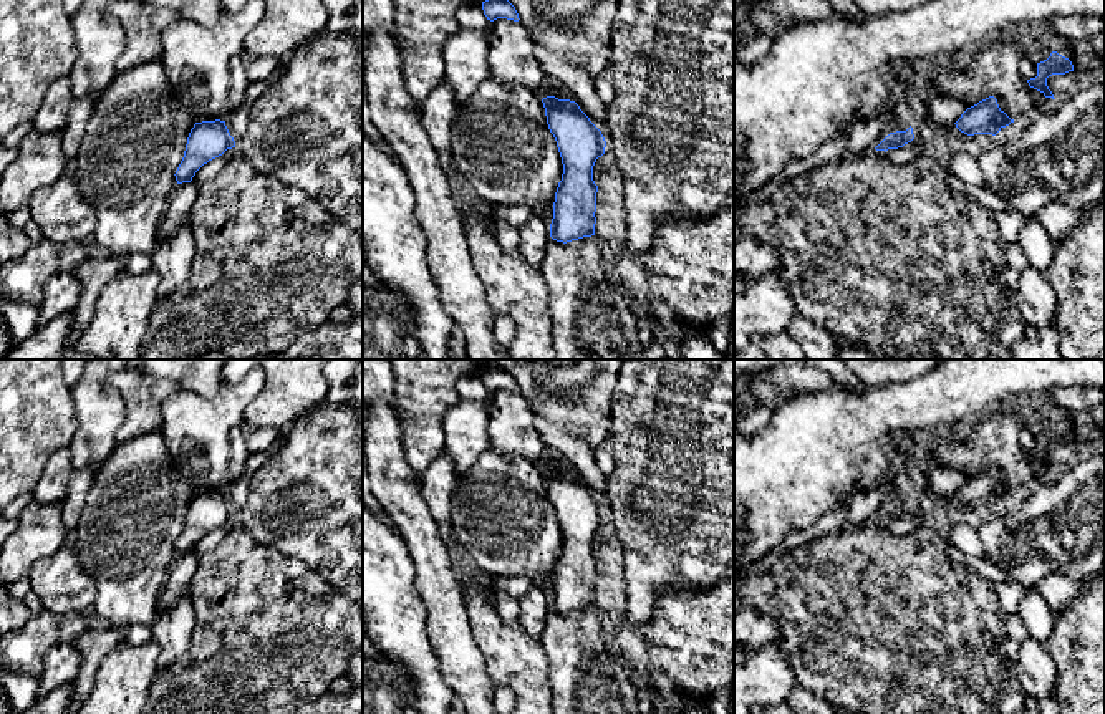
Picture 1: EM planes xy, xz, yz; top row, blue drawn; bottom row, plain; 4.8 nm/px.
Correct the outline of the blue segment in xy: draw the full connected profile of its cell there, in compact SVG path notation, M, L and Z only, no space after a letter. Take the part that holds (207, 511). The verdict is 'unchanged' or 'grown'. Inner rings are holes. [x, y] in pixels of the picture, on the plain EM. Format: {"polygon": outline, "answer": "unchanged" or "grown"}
{"polygon": "M225 492L195 494L189 504L184 528L176 542L177 555L191 553L195 543L209 532L235 519Z", "answer": "unchanged"}

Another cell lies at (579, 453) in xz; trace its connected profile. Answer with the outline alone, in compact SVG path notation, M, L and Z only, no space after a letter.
M528 359L524 364L514 364L507 371L515 378L519 393L527 399L533 412L533 426L538 431L545 447L562 452L573 467L573 472L590 489L590 492L605 505L605 494L608 485L608 475L605 475L596 466L596 454L590 444L578 436L568 434L563 429L542 419L533 408L533 398L537 384L533 379L533 364Z

